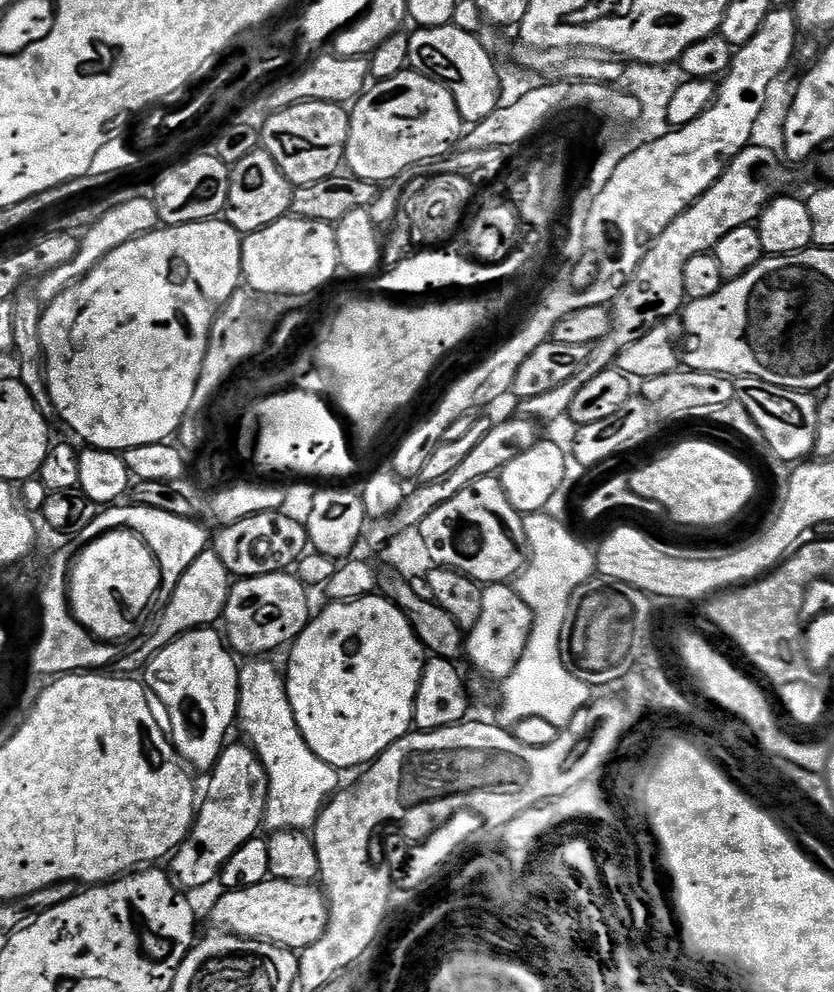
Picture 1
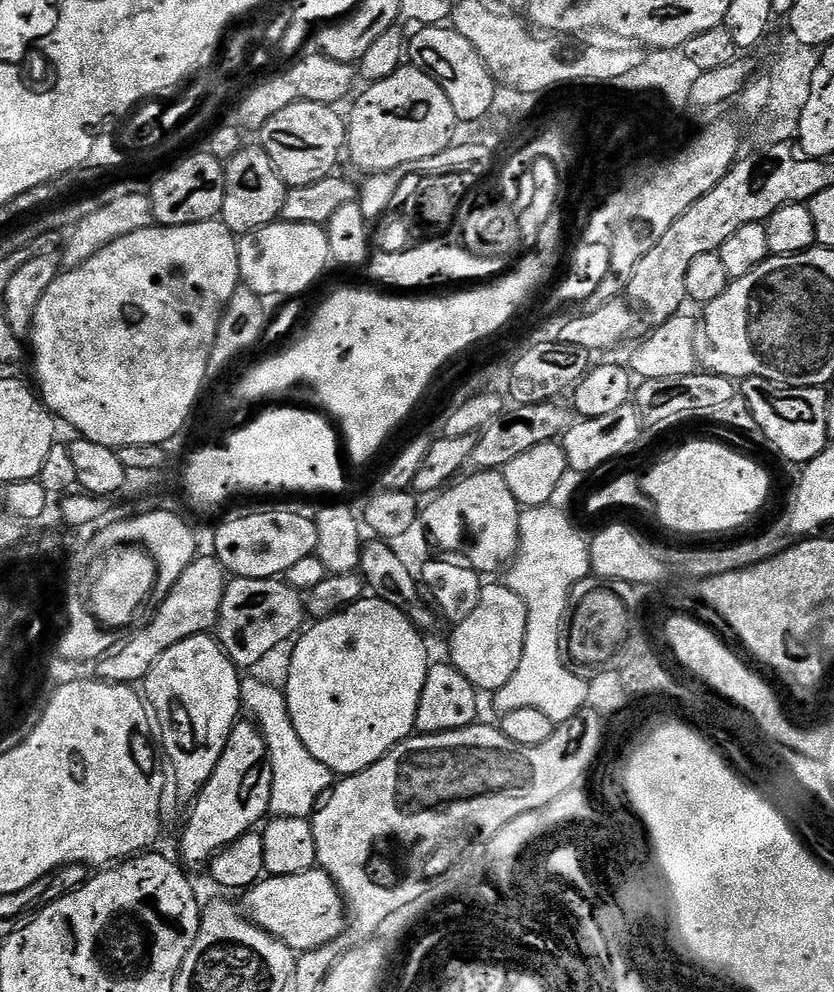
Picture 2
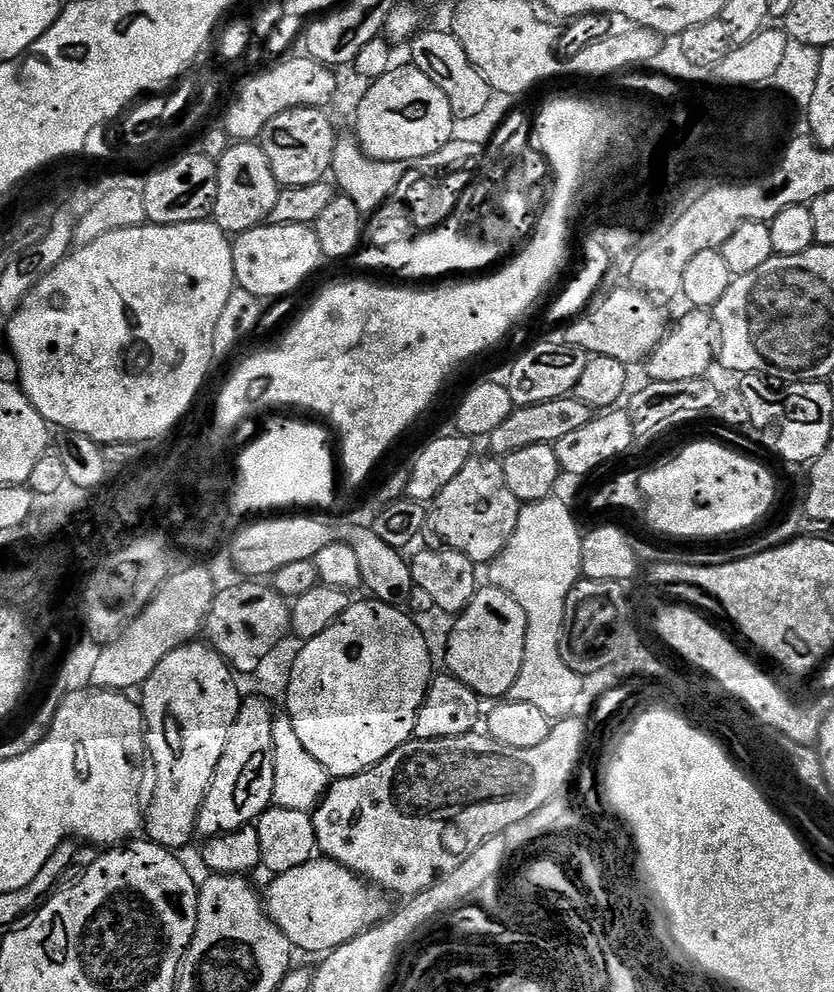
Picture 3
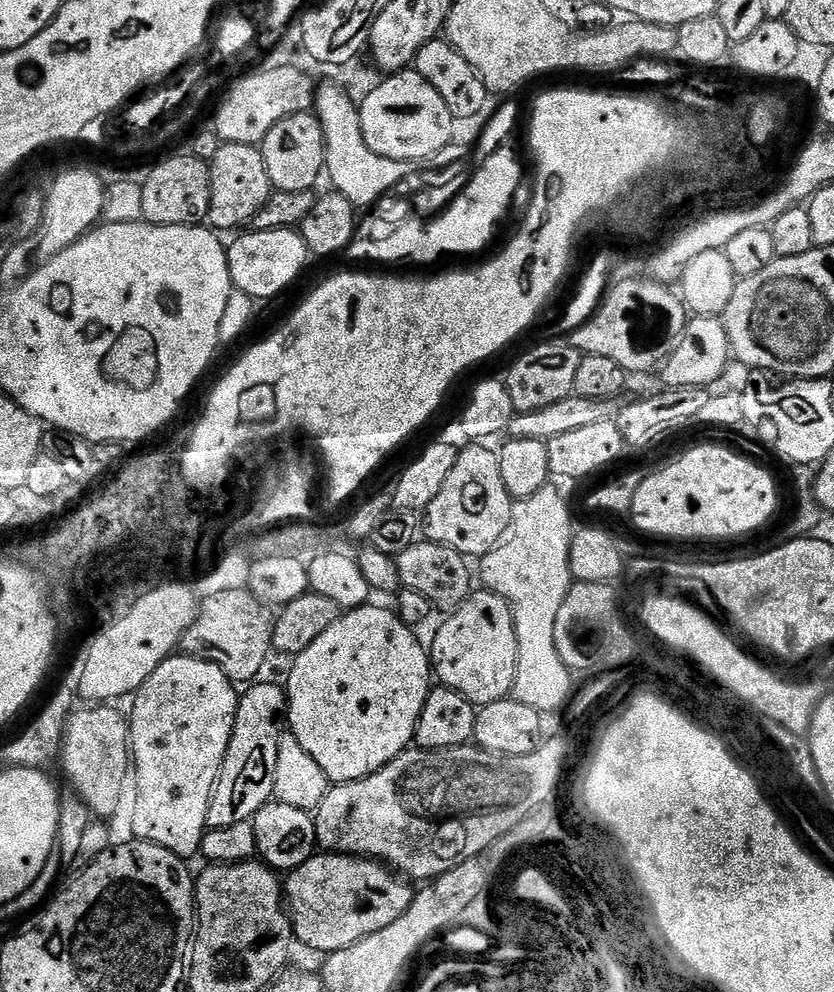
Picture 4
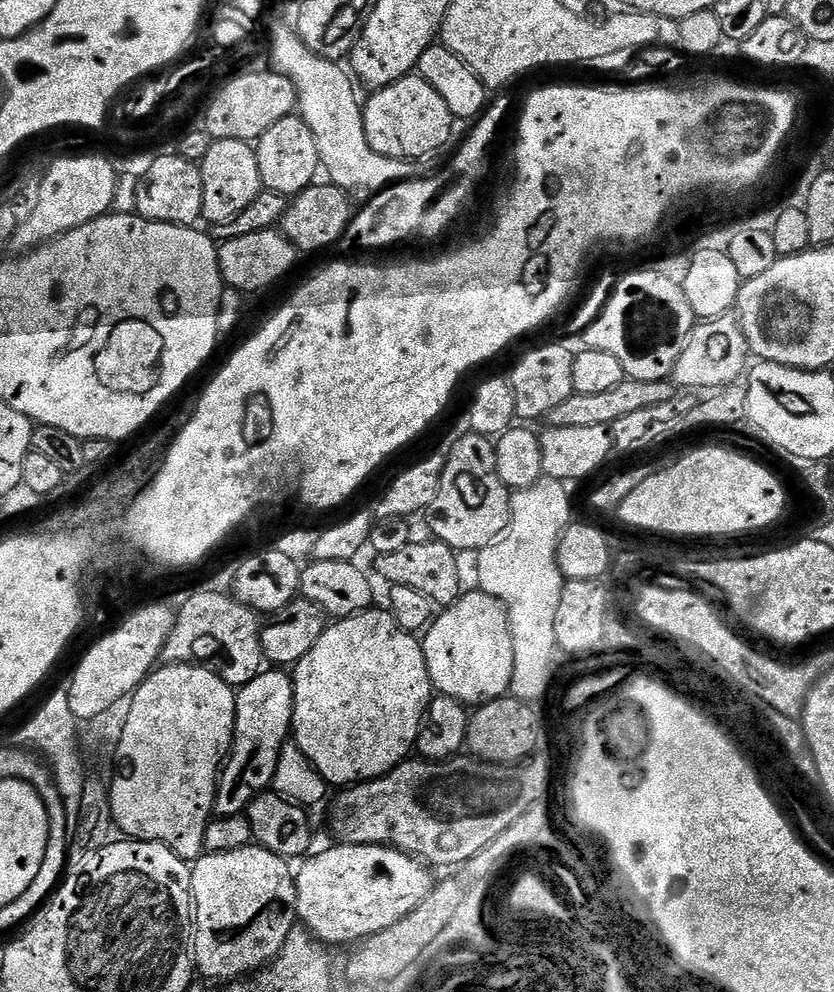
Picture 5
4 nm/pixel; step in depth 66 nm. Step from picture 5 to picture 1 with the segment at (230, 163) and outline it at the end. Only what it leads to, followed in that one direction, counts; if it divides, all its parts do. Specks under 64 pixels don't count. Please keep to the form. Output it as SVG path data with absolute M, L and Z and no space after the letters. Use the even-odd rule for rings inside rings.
M258 150L254 154L246 154L242 162L231 165L230 194L228 207L222 213L223 219L241 234L262 230L270 226L270 222L278 222L291 213L293 187L269 152Z

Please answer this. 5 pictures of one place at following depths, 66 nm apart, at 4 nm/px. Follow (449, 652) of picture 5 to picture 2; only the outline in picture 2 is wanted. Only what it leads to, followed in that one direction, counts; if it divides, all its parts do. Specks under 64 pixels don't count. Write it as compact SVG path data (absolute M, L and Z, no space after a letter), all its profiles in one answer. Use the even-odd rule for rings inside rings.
M485 583L481 590L481 600L477 609L465 621L457 623L452 628L452 656L450 663L471 682L481 693L494 694L502 686L514 678L514 670L518 670L518 662L522 662L524 643L526 642L526 606L514 590L510 590L507 583Z

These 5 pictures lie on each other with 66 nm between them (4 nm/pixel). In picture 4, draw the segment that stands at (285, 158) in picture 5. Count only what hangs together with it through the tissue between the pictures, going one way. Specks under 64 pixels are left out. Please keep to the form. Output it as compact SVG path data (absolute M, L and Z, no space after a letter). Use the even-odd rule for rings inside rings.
M311 111L299 112L293 116L282 118L266 134L262 145L266 174L270 174L270 182L277 192L290 190L312 190L317 186L324 167L324 131L320 120Z

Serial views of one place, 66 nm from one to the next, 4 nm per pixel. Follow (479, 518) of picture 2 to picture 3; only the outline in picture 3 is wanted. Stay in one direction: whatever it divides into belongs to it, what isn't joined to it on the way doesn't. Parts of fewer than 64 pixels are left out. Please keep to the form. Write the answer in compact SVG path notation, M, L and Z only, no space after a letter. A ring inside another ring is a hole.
M473 455L472 459L458 470L458 474L447 486L436 495L436 499L430 504L430 528L445 540L443 542L449 549L461 552L466 558L477 566L487 566L493 558L510 542L514 530L518 526L518 514L522 507L522 501L514 498L510 486L506 486L506 474L503 463L491 455Z

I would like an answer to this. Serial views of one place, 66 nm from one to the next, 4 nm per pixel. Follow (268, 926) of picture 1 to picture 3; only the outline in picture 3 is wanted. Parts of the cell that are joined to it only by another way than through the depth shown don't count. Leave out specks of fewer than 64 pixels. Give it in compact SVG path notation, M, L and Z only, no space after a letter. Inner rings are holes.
M314 858L294 870L286 870L273 875L271 879L272 885L268 888L268 896L266 892L266 911L269 918L280 927L282 934L286 934L293 949L299 951L301 948L304 952L327 954L338 946L350 942L358 934L365 932L367 928L381 924L390 915L387 900L389 897L381 889L365 880L363 876L356 875L336 860Z

